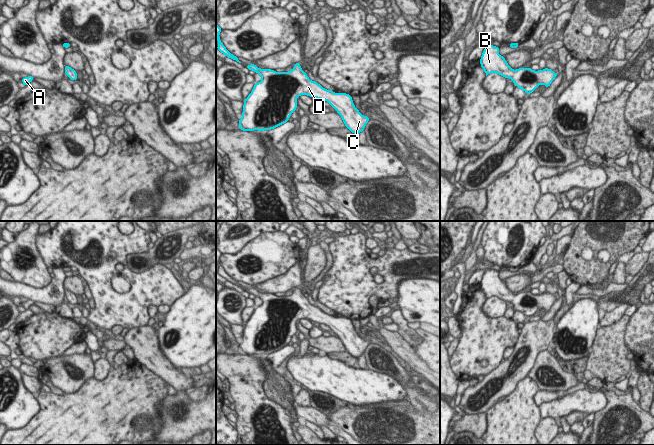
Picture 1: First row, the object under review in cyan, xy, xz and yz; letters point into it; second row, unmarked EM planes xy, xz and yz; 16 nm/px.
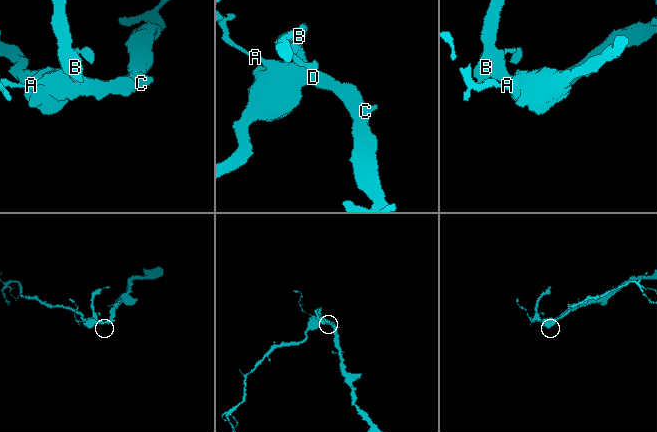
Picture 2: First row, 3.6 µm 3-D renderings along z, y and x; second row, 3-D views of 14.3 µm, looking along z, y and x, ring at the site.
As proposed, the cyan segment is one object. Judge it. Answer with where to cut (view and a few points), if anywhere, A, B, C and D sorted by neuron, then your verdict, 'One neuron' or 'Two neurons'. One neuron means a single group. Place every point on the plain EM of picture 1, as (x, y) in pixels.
No split. Groups: A B C D. One neuron

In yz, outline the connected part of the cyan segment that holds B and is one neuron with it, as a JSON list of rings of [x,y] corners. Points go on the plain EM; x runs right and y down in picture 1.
[[[486,269],[480,283],[481,291],[486,300],[496,296],[505,302],[511,302],[514,309],[524,314],[527,318],[533,317],[538,309],[544,308],[549,311],[554,302],[558,299],[553,294],[545,292],[544,294],[533,295],[531,292],[519,292],[513,294],[506,286],[504,280],[499,279],[499,272],[492,269]]]

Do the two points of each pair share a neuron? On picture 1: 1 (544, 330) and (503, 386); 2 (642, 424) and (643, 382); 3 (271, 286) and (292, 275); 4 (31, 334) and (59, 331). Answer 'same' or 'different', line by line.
1: same
2: different
3: same
4: same

